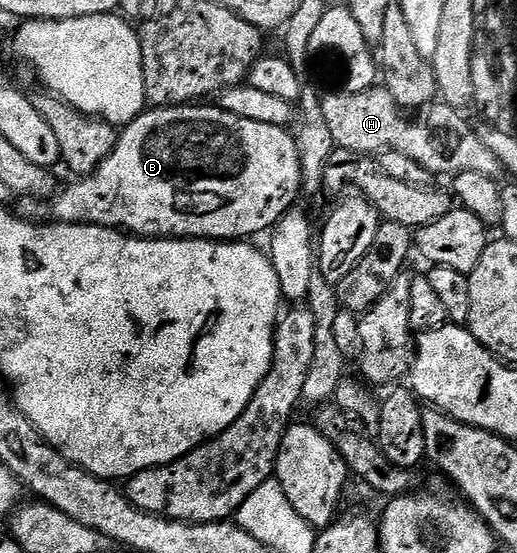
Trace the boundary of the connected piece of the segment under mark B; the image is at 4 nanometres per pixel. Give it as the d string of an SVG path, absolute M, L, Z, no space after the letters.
M176 106L174 108L156 108L144 110L133 122L129 122L118 133L118 140L112 152L89 174L76 179L67 189L56 191L50 197L52 221L61 224L92 224L101 228L122 230L136 238L194 238L196 240L221 240L224 242L243 242L255 238L258 232L266 233L290 210L301 196L302 172L301 160L295 145L295 137L287 128L269 126L265 122L249 122L249 118L237 118L224 112L218 106Z

